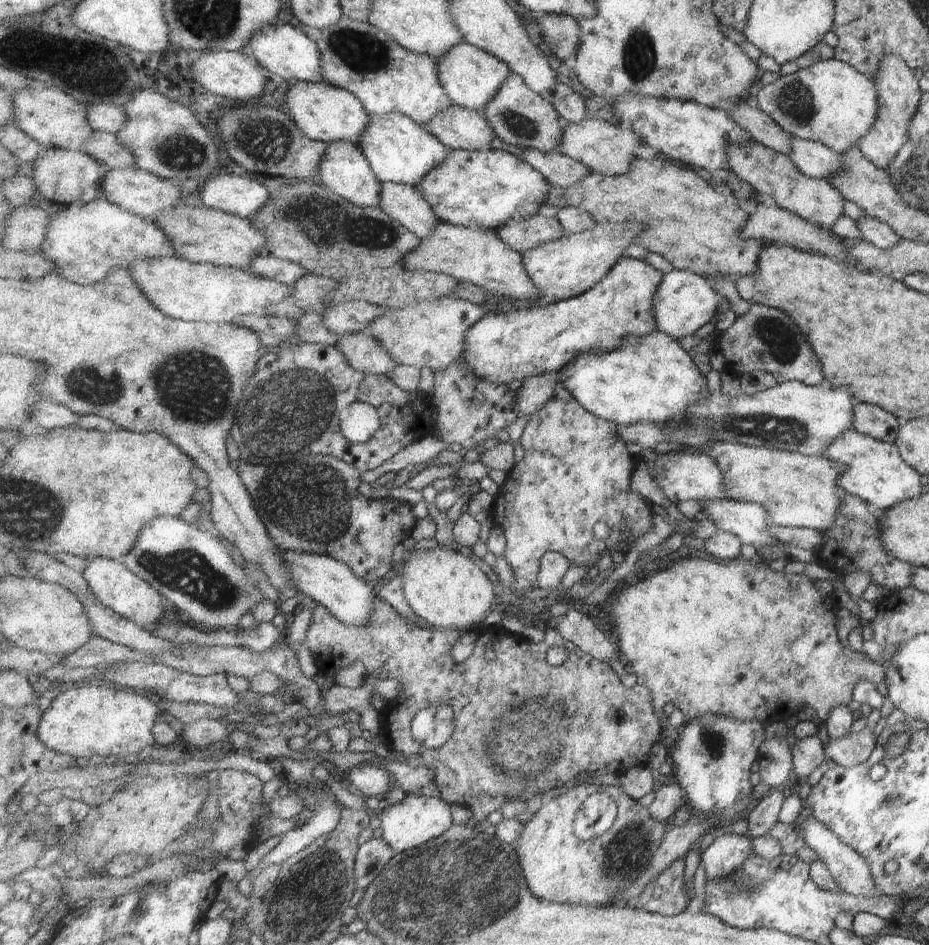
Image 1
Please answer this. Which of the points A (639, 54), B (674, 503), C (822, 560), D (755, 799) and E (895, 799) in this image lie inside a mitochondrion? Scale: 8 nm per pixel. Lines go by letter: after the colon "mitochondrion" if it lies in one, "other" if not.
A: mitochondrion
B: other
C: other
D: other
E: mitochondrion

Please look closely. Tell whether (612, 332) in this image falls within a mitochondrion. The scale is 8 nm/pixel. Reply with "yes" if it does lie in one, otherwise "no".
yes

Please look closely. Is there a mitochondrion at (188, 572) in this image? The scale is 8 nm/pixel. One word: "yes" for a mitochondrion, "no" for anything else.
yes

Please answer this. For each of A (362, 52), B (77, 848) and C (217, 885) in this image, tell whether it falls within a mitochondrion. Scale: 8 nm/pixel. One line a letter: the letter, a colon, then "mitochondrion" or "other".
A: mitochondrion
B: other
C: other

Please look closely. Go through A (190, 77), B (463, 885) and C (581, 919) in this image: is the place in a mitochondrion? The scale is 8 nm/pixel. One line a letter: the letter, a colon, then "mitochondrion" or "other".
A: other
B: mitochondrion
C: other

